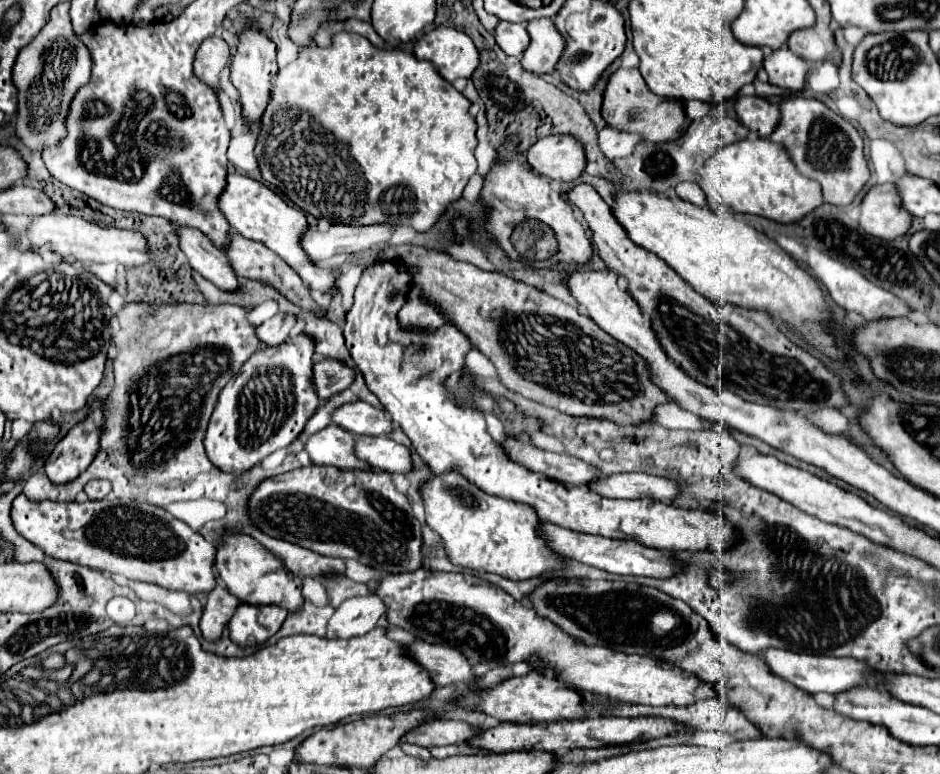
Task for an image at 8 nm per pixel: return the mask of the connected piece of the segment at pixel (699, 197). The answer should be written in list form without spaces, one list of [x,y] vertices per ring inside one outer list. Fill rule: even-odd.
[[[680,183],[680,185],[676,185],[676,195],[682,201],[688,201],[688,203],[698,205],[698,207],[706,207],[707,205],[706,195],[696,183]]]

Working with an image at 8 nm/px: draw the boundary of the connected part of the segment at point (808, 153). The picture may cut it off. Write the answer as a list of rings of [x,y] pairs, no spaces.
[[[792,97],[780,103],[780,111],[780,123],[770,139],[774,143],[780,143],[788,151],[788,157],[804,177],[814,179],[822,185],[826,203],[836,207],[850,205],[870,179],[860,133],[852,127],[850,121],[842,119],[840,115],[836,117],[834,111],[830,111],[822,101],[816,99]]]

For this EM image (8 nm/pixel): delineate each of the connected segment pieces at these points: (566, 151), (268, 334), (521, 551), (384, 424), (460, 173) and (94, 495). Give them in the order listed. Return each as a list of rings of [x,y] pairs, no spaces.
[[[550,135],[536,141],[526,153],[528,165],[556,181],[574,181],[584,171],[584,151],[568,135]]]
[[[278,313],[272,319],[264,321],[260,327],[256,327],[256,337],[266,347],[276,347],[276,345],[280,345],[288,337],[288,333],[294,327],[294,323],[296,323],[296,319],[292,315]]]
[[[458,471],[430,475],[420,485],[420,495],[424,501],[426,525],[442,537],[446,557],[458,567],[496,573],[496,575],[502,575],[510,581],[526,581],[526,579],[540,577],[544,573],[554,573],[554,571],[560,571],[566,567],[566,561],[562,557],[558,557],[552,549],[548,549],[546,539],[540,535],[542,521],[538,519],[536,511],[530,505],[488,495],[482,489],[478,489],[474,483],[464,479]]]
[[[366,401],[344,403],[332,411],[332,421],[352,435],[386,435],[394,429],[388,413],[372,407]]]
[[[336,33],[332,37],[330,47],[310,45],[300,49],[298,57],[288,63],[284,69],[278,71],[276,81],[270,91],[270,103],[260,119],[260,135],[258,141],[262,143],[260,153],[256,155],[258,167],[262,173],[262,181],[276,189],[280,189],[296,207],[310,213],[316,219],[328,219],[330,223],[340,225],[372,225],[372,223],[390,223],[390,225],[410,225],[416,231],[428,231],[442,211],[456,199],[462,197],[462,191],[468,179],[476,173],[476,157],[474,149],[478,145],[476,139],[476,121],[468,113],[470,101],[458,93],[448,81],[440,77],[436,67],[428,61],[420,61],[414,55],[400,51],[400,49],[378,49],[366,37],[356,33]]]
[[[92,479],[84,491],[90,499],[104,499],[112,491],[112,485],[110,481],[104,481],[104,479]]]

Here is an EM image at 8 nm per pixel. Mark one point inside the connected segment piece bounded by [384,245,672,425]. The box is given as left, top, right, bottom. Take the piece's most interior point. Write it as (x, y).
(543, 348)

